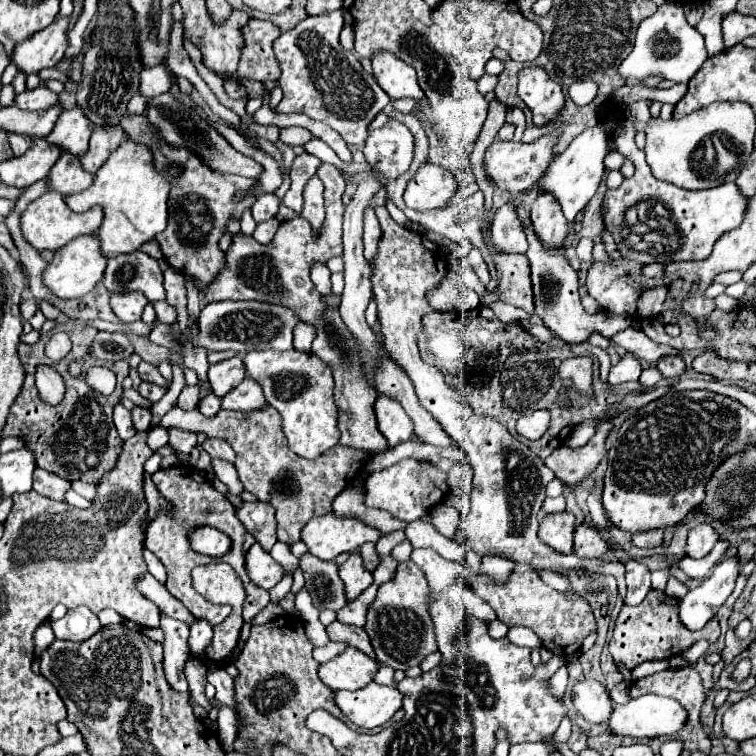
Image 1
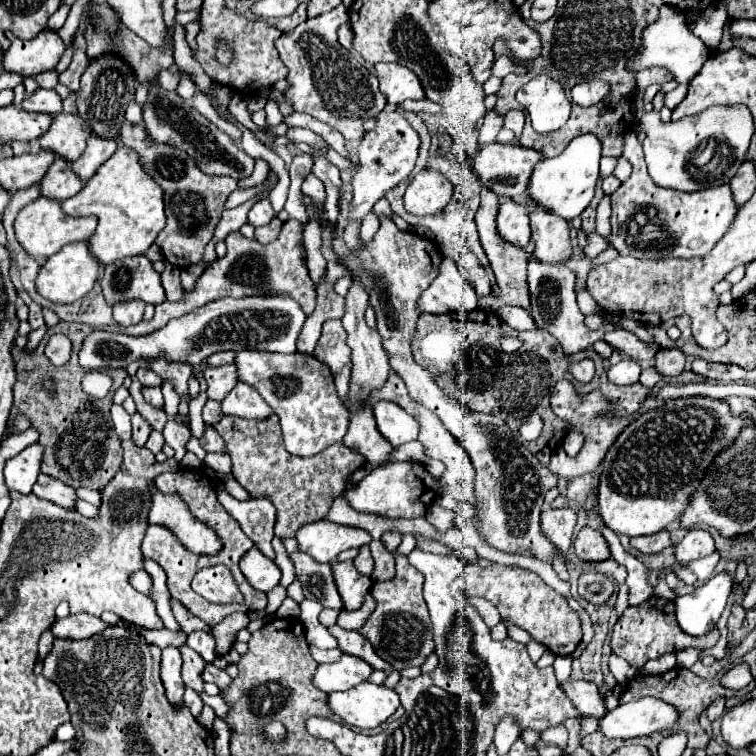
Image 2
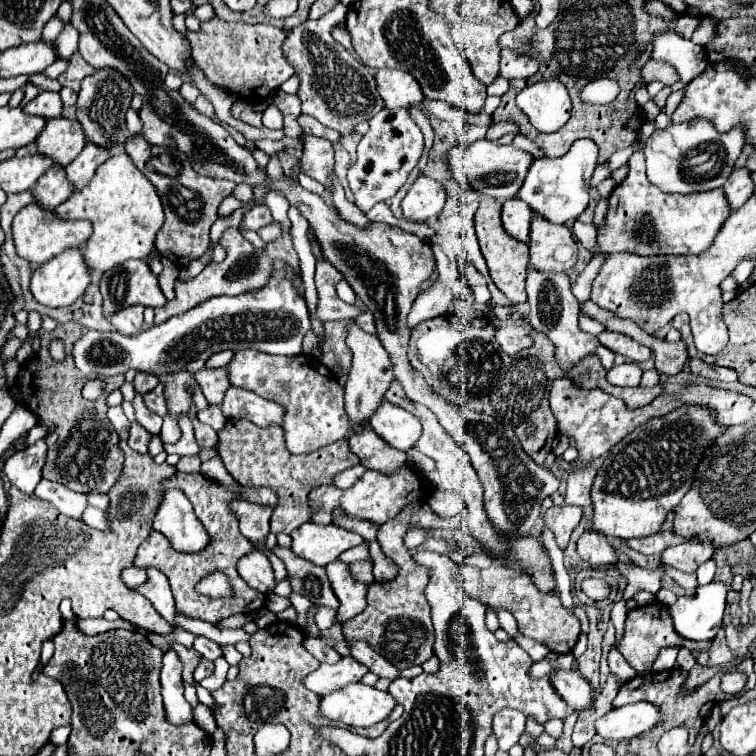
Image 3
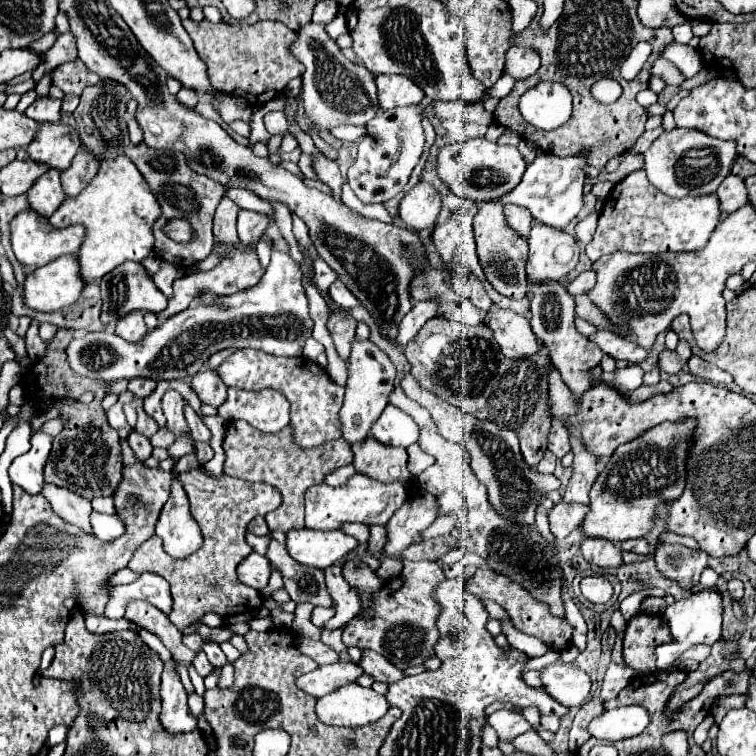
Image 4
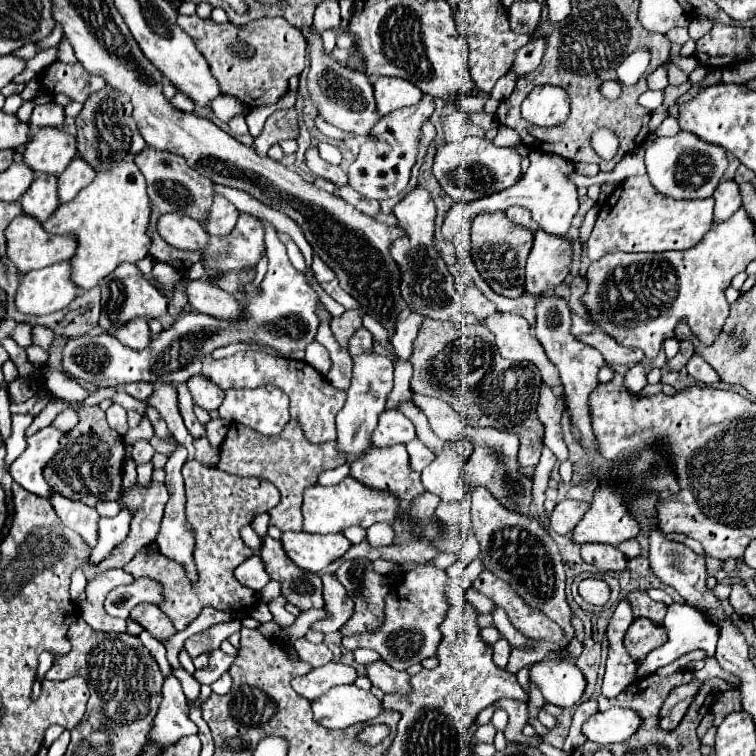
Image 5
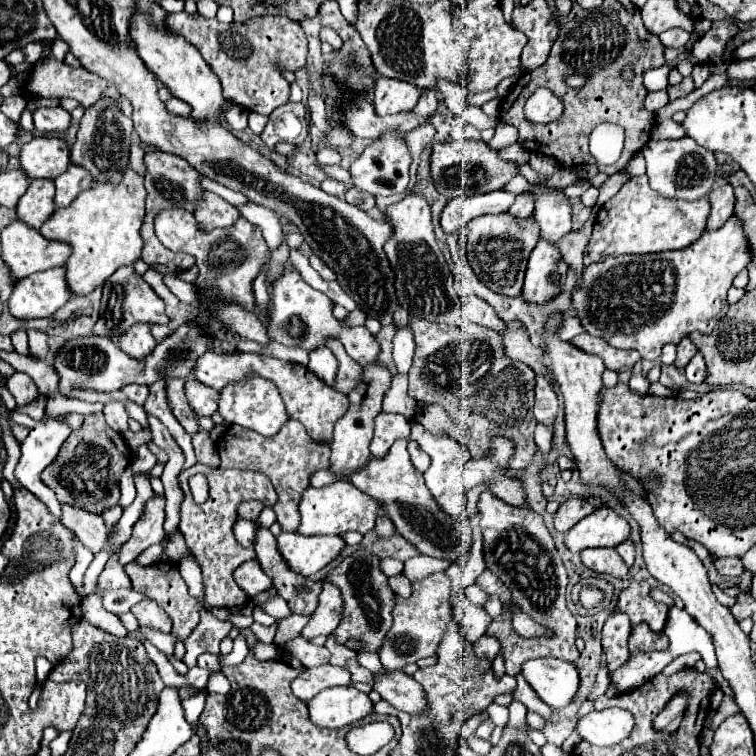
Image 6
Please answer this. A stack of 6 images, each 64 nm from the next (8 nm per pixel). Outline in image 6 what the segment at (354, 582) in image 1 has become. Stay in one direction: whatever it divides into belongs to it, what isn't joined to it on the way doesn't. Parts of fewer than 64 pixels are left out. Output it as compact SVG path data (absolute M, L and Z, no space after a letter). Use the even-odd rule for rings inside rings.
M324 584L322 594L318 596L320 604L316 608L316 612L312 614L310 622L306 624L306 628L302 630L304 638L314 638L318 634L332 634L334 628L340 624L342 620L342 612L344 612L344 600L342 600L342 592L338 586L334 584Z

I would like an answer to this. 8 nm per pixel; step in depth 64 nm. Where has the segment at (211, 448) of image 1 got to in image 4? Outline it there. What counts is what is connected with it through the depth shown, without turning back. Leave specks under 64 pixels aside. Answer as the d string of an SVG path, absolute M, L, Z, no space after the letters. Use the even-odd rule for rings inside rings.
M186 404L186 408L184 408L184 416L186 416L186 422L188 422L188 428L190 428L190 432L192 432L192 438L196 440L196 442L210 442L210 438L212 438L212 434L210 434L210 430L208 430L208 426L198 418L198 414Z

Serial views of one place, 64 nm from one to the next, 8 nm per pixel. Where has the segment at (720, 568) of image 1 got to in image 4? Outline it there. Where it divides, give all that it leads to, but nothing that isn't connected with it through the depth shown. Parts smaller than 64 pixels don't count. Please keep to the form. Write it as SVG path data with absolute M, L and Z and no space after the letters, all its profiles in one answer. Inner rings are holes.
M704 588L700 592L692 592L686 598L674 602L672 606L666 608L664 618L670 624L670 632L674 636L674 642L664 644L658 648L658 660L656 660L656 668L658 670L666 670L674 664L674 660L688 650L694 644L708 644L712 646L718 638L720 638L720 626L722 626L722 594L714 588Z

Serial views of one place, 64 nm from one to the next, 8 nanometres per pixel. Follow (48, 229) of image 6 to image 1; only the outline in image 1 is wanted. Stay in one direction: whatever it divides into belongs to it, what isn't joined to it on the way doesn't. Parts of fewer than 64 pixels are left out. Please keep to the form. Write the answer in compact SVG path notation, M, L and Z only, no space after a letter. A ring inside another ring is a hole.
M124 140L96 172L94 184L78 194L68 196L66 204L74 212L84 212L94 204L104 206L104 222L98 228L98 238L104 256L128 254L138 250L146 240L152 240L166 228L170 182L160 176L154 166L152 152L134 140Z

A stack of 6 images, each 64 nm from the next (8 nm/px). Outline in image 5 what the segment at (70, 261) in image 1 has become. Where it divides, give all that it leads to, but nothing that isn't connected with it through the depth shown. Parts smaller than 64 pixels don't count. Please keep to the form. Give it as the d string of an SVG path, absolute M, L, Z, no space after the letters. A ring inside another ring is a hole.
M70 260L56 262L20 276L16 306L24 314L52 314L66 308L76 296L78 286L70 278Z

